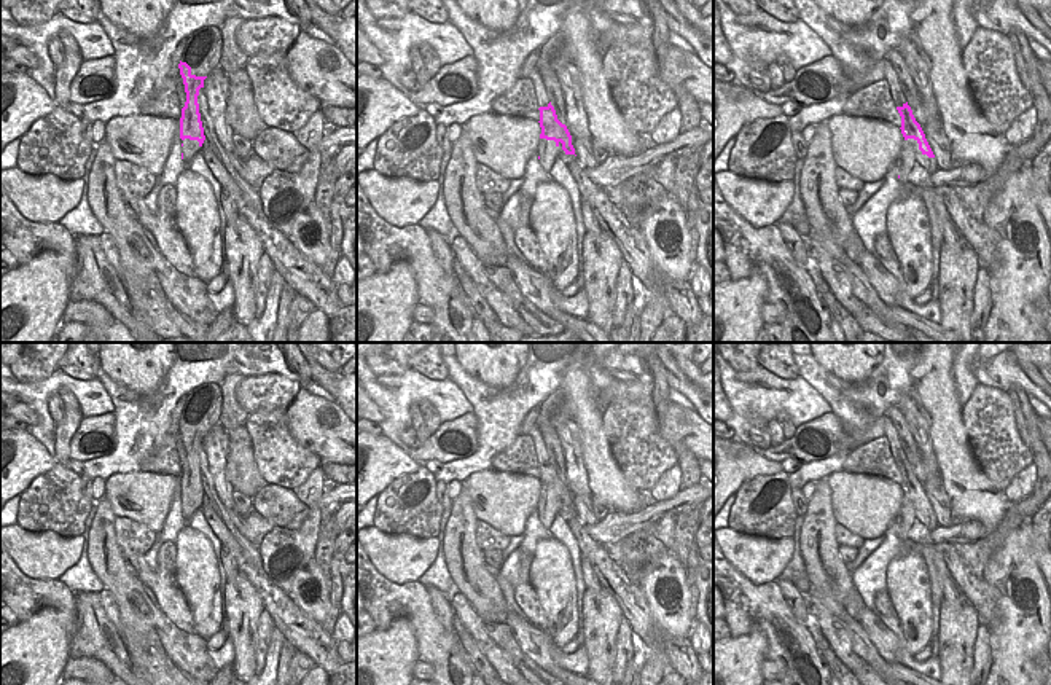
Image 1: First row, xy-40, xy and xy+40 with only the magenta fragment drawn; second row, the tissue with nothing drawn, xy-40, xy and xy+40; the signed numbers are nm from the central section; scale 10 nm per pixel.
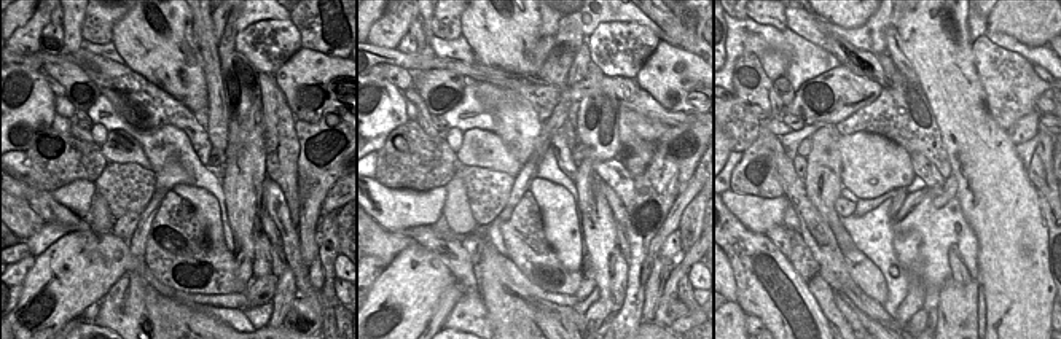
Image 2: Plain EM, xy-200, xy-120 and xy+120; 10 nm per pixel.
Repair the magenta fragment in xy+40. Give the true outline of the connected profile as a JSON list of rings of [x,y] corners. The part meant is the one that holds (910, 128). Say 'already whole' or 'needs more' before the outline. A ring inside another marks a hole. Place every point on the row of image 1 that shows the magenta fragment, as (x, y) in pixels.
already whole | [[[903,104],[901,107],[897,107],[900,116],[901,116],[901,134],[904,137],[904,140],[908,139],[914,139],[919,143],[919,150],[922,151],[922,155],[927,155],[928,158],[935,158],[925,134],[920,127],[920,124],[916,121],[911,107],[906,104]]]

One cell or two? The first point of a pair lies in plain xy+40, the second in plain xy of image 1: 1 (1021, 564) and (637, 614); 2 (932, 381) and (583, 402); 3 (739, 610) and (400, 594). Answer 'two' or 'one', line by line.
1: two
2: one
3: one

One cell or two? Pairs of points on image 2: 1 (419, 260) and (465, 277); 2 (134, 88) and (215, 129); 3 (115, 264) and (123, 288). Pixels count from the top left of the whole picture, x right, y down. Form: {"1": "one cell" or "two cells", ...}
{"1": "two cells", "2": "two cells", "3": "two cells"}

